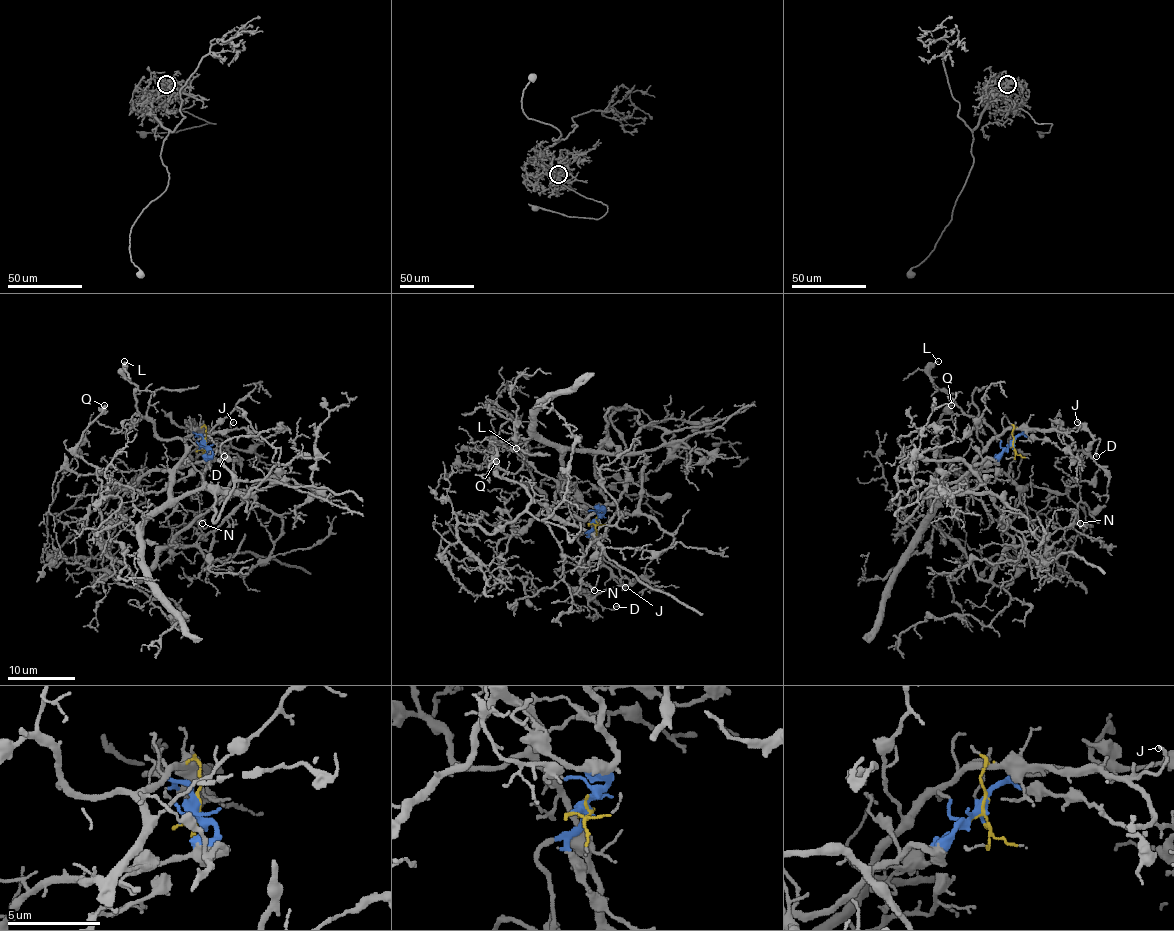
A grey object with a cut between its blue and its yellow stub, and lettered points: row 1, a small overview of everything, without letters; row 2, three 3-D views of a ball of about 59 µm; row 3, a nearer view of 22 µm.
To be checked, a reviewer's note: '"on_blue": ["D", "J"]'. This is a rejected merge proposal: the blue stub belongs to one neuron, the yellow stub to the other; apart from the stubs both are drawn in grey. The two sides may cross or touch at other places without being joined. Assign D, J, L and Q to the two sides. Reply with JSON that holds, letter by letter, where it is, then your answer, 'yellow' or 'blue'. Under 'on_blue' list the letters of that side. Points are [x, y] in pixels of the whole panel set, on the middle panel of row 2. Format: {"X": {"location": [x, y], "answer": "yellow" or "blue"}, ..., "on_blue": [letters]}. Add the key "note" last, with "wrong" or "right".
{"D": {"location": [616, 606], "answer": "blue"}, "J": {"location": [625, 587], "answer": "yellow"}, "L": {"location": [516, 448], "answer": "yellow"}, "Q": {"location": [496, 461], "answer": "blue"}, "on_blue": ["D", "Q"], "note": "wrong"}

